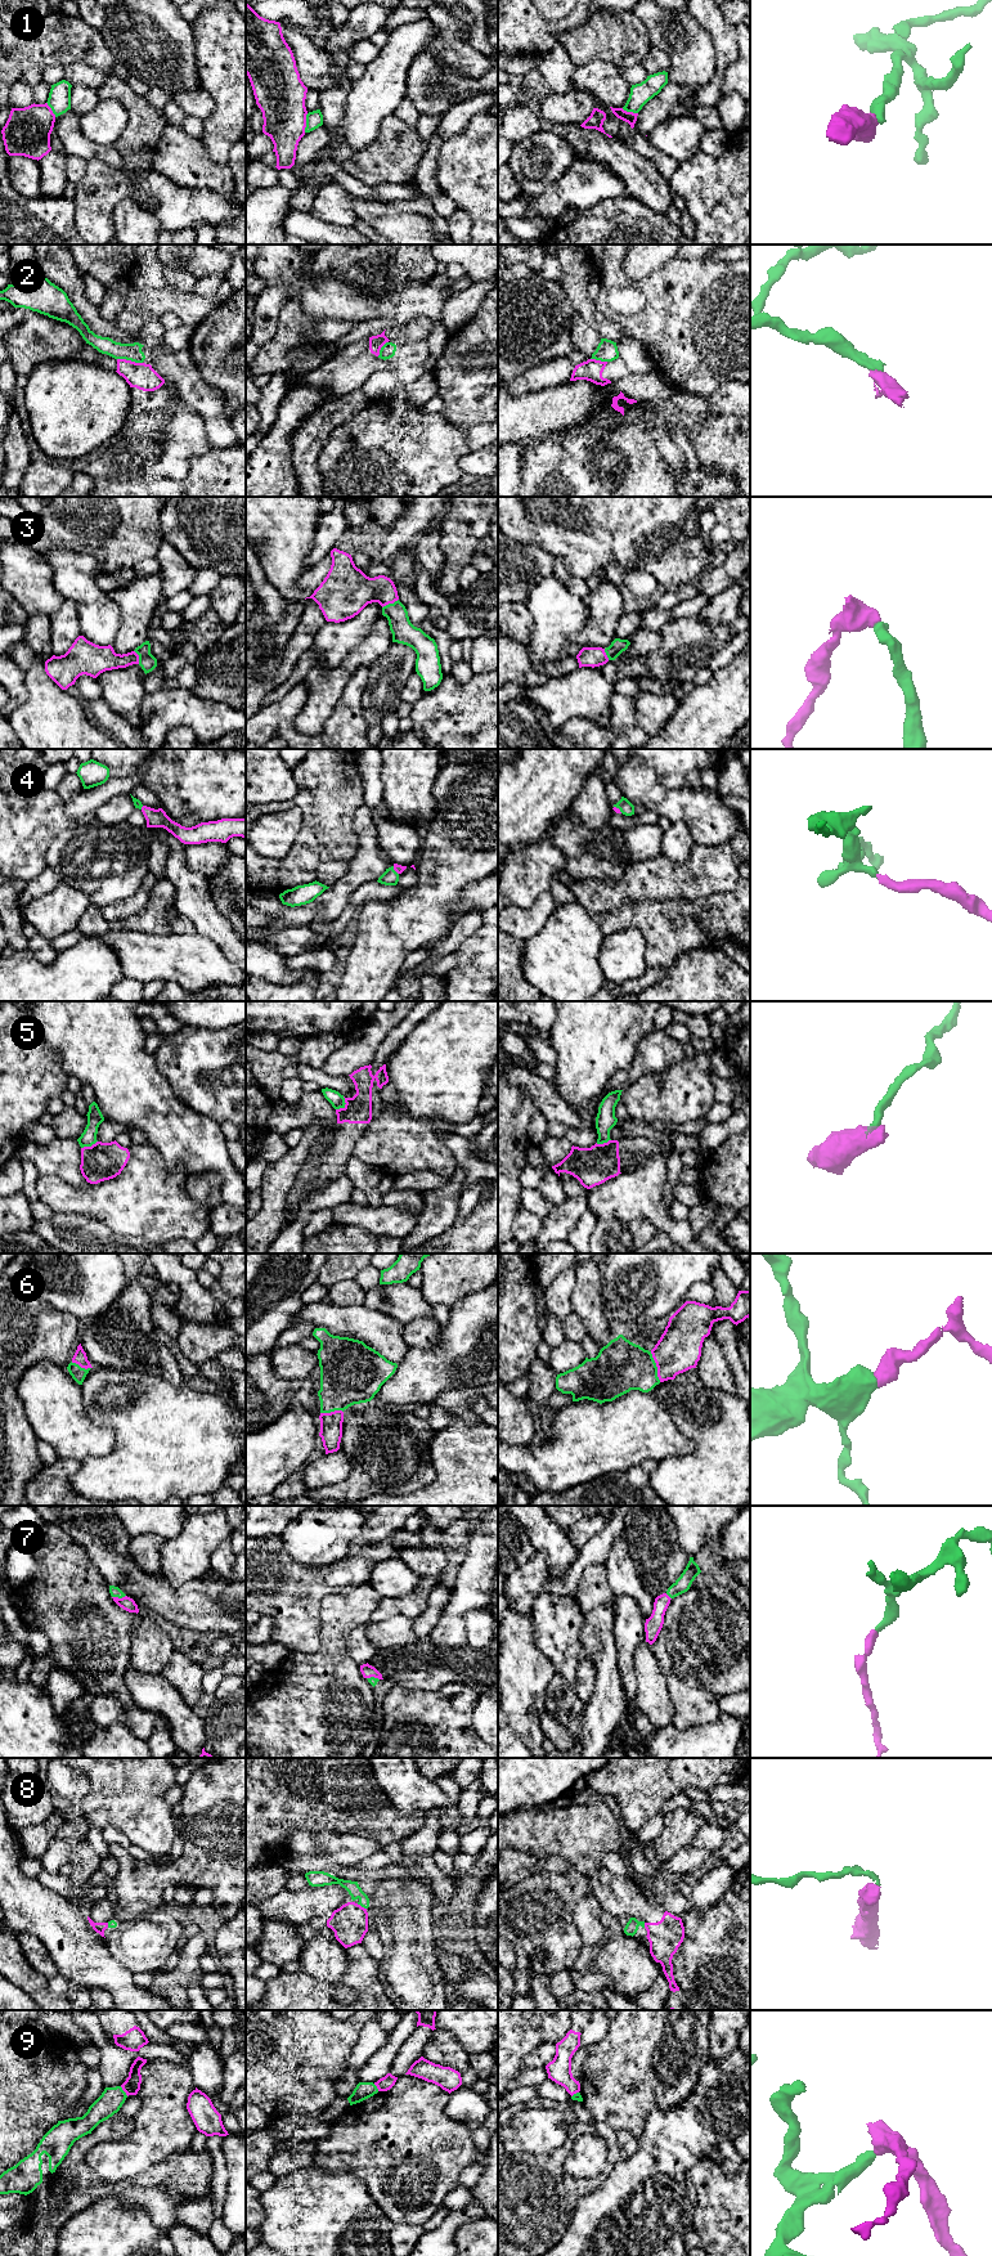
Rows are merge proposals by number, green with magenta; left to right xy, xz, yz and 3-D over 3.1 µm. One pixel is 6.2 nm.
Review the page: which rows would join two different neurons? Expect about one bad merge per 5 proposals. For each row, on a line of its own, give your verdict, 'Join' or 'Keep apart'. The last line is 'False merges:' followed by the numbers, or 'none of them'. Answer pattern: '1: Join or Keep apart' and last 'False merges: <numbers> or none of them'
1: Keep apart
2: Keep apart
3: Join
4: Join
5: Keep apart
6: Join
7: Join
8: Keep apart
9: Keep apart
False merges: 1, 2, 5, 8, 9

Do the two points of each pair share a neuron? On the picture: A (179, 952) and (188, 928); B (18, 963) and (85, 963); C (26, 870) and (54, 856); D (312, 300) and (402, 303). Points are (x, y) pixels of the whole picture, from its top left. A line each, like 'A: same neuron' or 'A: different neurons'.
A: different neurons
B: same neuron
C: different neurons
D: same neuron

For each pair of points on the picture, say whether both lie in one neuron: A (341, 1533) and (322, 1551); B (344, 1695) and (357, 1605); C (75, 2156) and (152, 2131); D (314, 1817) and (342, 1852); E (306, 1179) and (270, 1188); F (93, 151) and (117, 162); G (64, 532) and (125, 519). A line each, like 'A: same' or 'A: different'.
A: same
B: same
C: different
D: different
E: different
F: same
G: same

